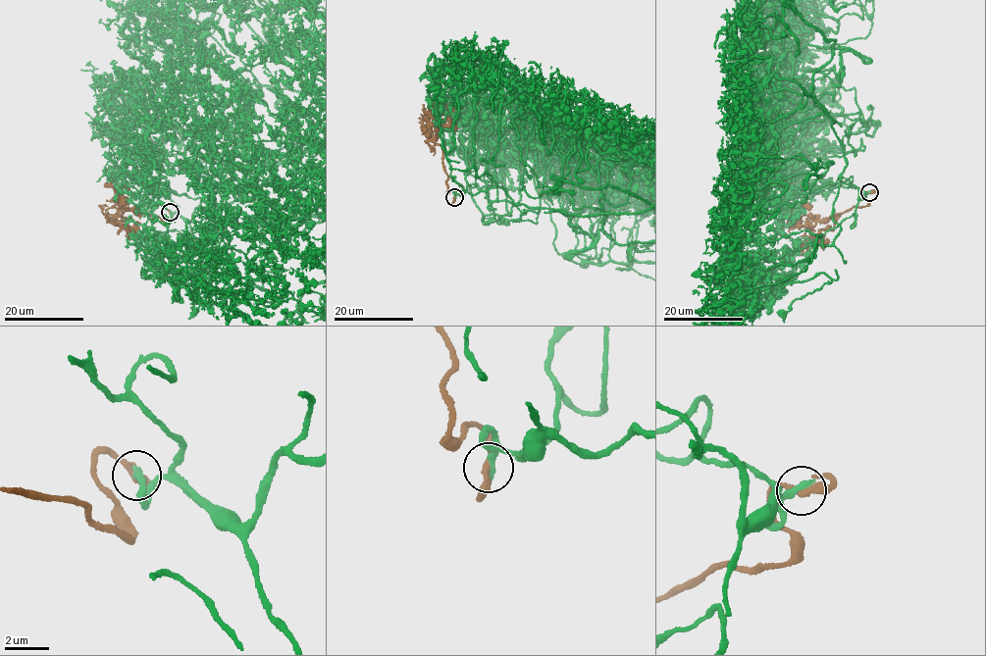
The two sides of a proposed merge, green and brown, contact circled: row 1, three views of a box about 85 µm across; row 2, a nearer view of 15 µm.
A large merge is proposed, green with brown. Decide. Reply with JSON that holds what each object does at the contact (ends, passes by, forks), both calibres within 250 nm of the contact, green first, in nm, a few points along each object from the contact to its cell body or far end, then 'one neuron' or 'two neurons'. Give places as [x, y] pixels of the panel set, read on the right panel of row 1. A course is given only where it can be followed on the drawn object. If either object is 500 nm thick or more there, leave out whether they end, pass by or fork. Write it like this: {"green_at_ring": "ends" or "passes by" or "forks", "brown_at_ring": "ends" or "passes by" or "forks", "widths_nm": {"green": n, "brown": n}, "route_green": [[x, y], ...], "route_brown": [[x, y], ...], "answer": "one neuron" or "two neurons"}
{"green_at_ring": "ends", "brown_at_ring": "passes by", "widths_nm": {"green": 380, "brown": 280}, "route_green": [[870, 192], [857, 199], [838, 179], [844, 151], [803, 87], [736, 64]], "route_brown": [[869, 192], [863, 194], [865, 206], [830, 216], [835, 219], [833, 229], [819, 228], [821, 233], [800, 253]], "answer": "one neuron"}

